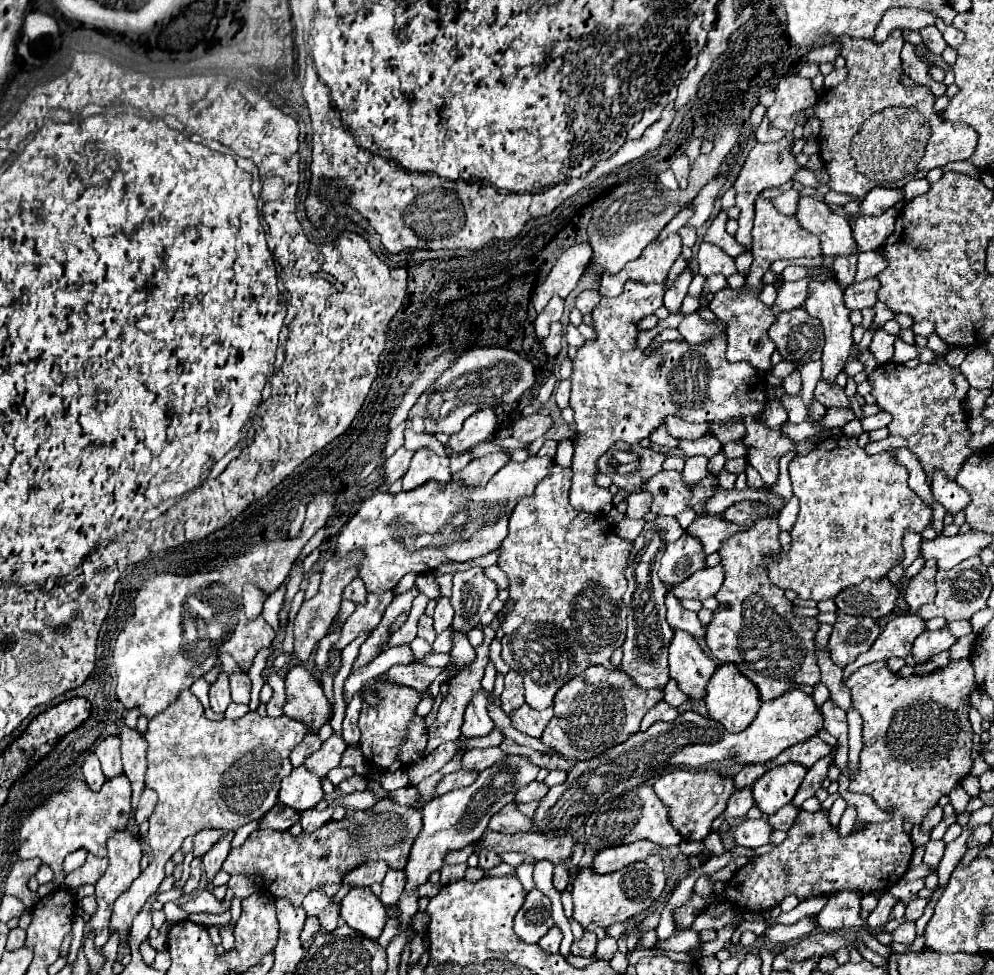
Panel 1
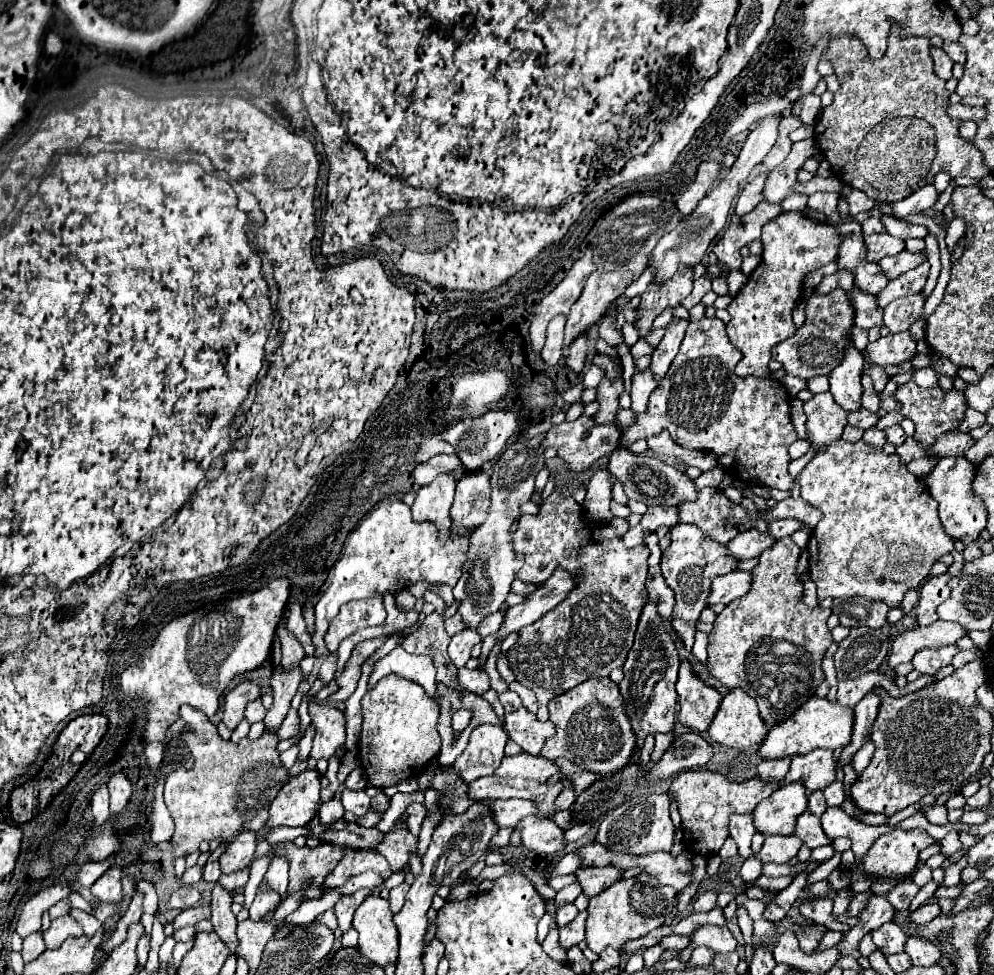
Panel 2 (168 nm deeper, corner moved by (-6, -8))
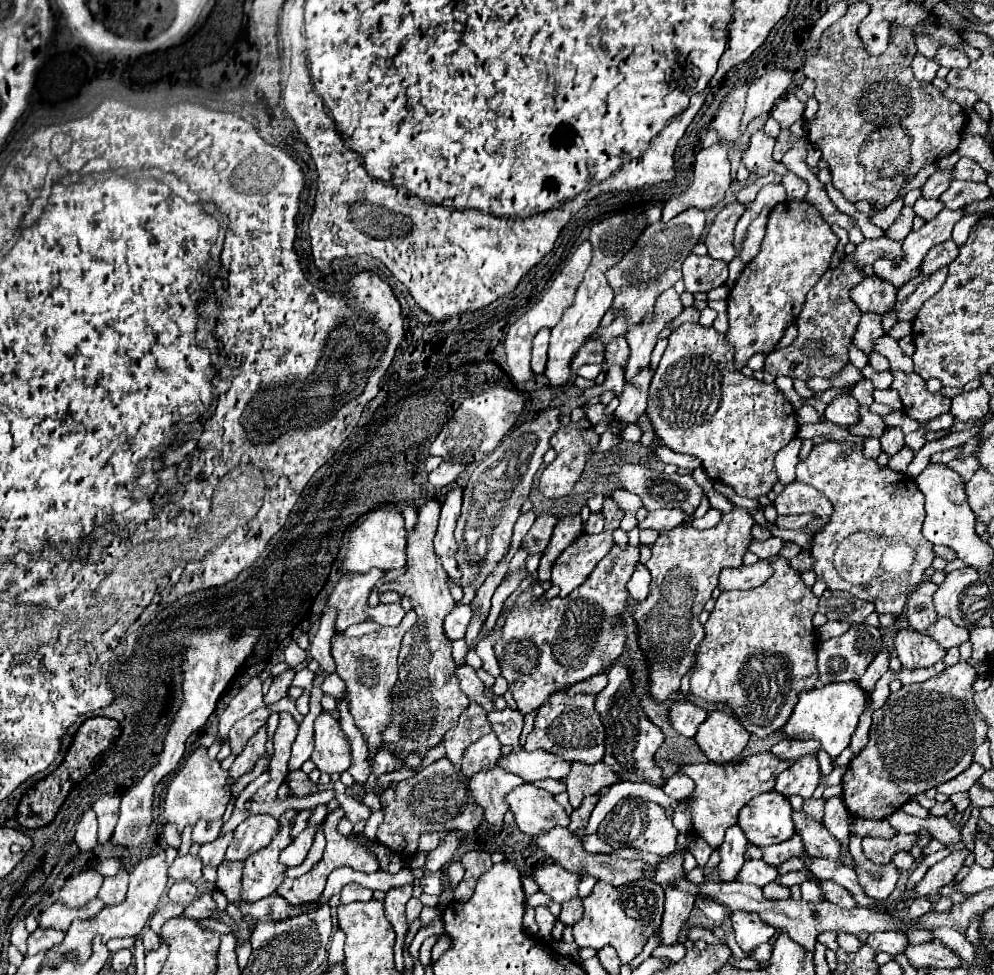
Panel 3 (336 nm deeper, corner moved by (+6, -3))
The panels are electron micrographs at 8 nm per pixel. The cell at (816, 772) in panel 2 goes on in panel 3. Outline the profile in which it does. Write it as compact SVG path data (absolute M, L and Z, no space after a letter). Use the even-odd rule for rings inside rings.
M805 755L797 759L789 769L785 769L781 775L777 775L777 785L775 791L791 797L799 795L803 799L813 797L817 785L819 785L819 763L815 755Z

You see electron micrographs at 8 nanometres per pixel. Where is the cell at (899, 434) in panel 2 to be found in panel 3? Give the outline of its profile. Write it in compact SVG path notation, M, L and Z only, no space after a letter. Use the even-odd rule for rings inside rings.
M887 427L885 429L885 435L881 435L881 451L887 455L887 457L893 457L895 453L899 453L905 443L903 443L903 431L899 427Z

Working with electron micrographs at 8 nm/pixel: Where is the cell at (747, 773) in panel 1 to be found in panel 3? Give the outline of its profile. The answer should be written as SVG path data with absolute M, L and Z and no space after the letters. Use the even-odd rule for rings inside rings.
M783 739L779 741L771 753L779 759L799 759L803 755L817 755L821 749L821 743L817 741L801 741L801 739Z

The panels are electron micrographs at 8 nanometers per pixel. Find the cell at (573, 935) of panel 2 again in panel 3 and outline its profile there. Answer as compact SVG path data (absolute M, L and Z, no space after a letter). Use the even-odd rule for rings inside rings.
M573 897L561 905L561 923L575 925L583 915L583 905L579 897Z

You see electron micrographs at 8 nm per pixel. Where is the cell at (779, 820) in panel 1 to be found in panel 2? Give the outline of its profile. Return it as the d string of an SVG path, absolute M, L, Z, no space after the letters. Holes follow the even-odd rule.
M805 810L799 818L797 818L797 826L795 826L795 834L797 838L801 838L809 848L819 848L825 844L831 844L831 840L825 836L821 822L815 814L811 814L809 810Z

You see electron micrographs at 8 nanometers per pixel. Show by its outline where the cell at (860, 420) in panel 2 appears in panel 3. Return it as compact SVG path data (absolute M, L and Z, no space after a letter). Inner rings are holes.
M861 407L861 423L857 427L851 427L849 431L859 437L881 437L885 431L883 417L869 411L869 407Z

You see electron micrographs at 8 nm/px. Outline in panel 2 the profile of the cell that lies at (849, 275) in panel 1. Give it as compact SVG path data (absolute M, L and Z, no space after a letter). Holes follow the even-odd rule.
M855 286L849 292L849 302L855 308L855 318L853 318L855 320L855 326L869 330L875 324L879 324L879 326L883 324L881 310L877 308L873 294L867 294L867 292L863 292L861 288Z

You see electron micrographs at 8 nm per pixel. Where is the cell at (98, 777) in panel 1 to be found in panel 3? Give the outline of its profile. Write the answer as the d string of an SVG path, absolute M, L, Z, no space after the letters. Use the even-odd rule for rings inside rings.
M87 809L77 825L75 843L81 853L91 853L97 847L97 819L93 815L93 809Z

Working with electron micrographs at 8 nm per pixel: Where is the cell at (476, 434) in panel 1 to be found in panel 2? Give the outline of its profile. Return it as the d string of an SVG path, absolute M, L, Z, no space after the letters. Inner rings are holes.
M491 410L481 418L469 418L469 420L463 420L459 424L451 426L441 436L443 436L443 440L447 440L449 444L455 446L455 454L459 456L459 460L463 462L463 466L467 470L477 470L485 462L493 460L503 450L505 442L515 434L515 430L517 430L515 412L511 412L511 410Z

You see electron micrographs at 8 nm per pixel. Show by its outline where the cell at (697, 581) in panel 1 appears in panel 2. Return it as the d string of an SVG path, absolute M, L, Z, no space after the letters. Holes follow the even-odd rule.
M741 570L729 572L725 576L717 576L711 584L707 604L709 606L713 606L717 602L729 604L731 600L741 598L749 590L749 576L751 576L751 572L741 572Z

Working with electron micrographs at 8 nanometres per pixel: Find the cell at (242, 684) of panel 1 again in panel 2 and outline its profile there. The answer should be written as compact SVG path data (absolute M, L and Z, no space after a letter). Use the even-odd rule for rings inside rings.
M255 698L255 700L247 702L247 706L245 706L245 718L249 720L249 724L263 720L263 718L265 718L265 712L267 712L267 710L263 708L261 698Z

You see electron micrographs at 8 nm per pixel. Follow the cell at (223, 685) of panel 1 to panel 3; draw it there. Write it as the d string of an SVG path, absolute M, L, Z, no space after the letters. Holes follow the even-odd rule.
M259 677L251 679L247 683L247 687L243 687L227 705L227 709L219 715L219 735L227 737L229 729L233 727L233 723L237 723L239 719L243 719L245 715L253 713L255 709L259 709L263 705L263 693L261 693L261 685L263 681Z

